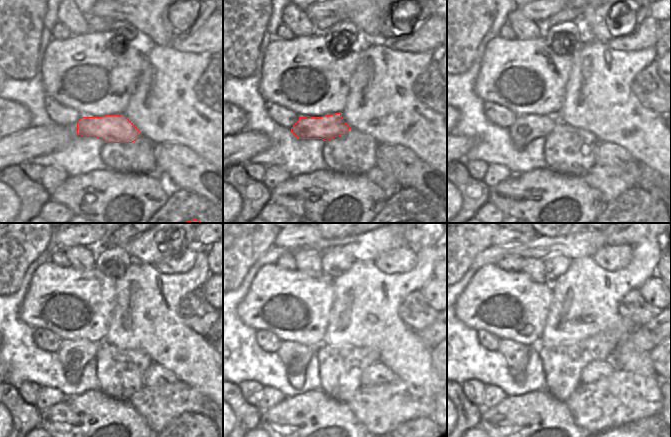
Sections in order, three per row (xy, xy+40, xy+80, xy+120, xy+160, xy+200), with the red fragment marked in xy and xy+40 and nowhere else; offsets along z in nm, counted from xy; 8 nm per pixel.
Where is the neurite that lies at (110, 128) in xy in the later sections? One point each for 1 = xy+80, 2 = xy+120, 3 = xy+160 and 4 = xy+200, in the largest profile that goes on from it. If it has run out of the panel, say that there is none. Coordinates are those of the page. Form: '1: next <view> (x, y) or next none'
1: next xy+80 (526, 128)
2: next xy+120 (74, 354)
3: next xy+160 (295, 356)
4: next xy+200 (516, 355)

